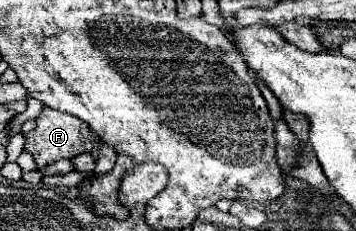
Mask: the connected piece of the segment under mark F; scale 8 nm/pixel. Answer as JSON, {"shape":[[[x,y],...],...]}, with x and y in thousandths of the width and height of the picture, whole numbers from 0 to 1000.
{"shape":[[[129,463],[118,481],[118,498],[101,515],[101,558],[73,584],[73,645],[96,671],[96,697],[112,732],[163,688],[202,688],[225,662],[258,654],[270,636],[270,619],[275,619],[275,602],[258,584],[253,550],[230,515],[157,481],[157,472],[140,472],[140,463]]]}

